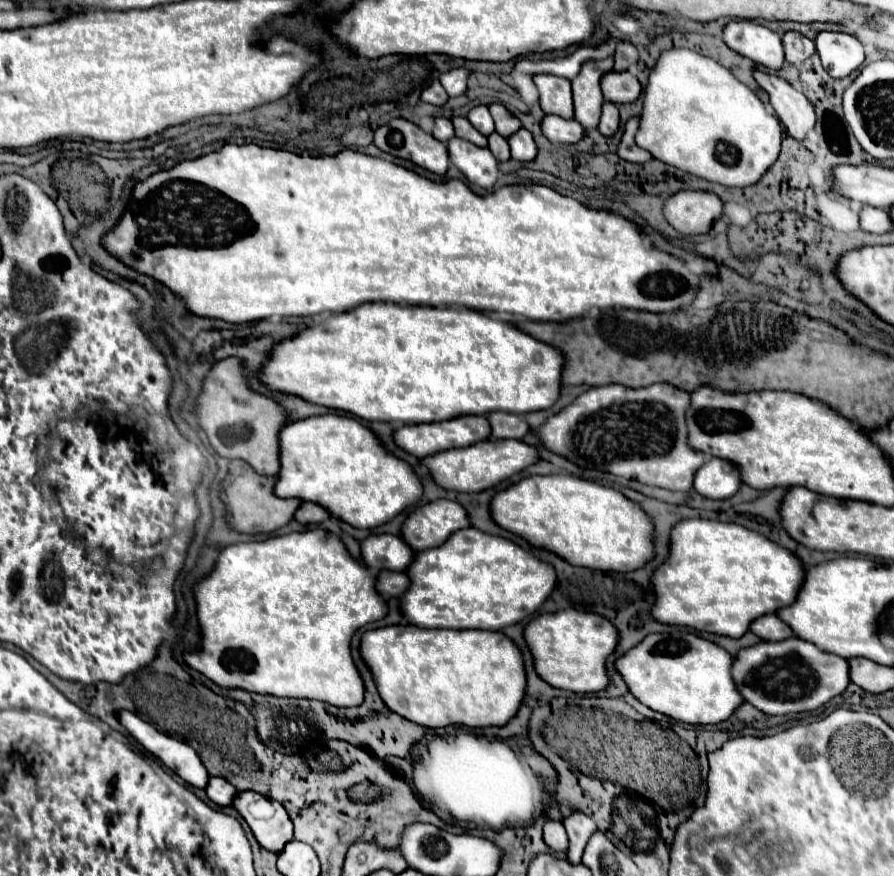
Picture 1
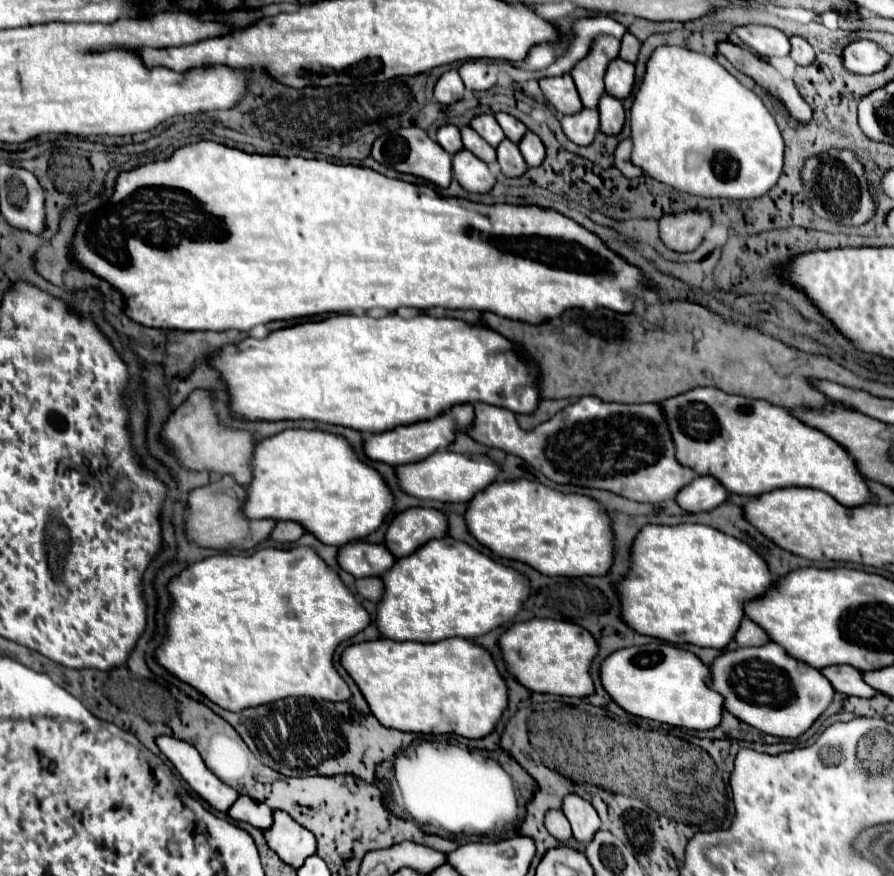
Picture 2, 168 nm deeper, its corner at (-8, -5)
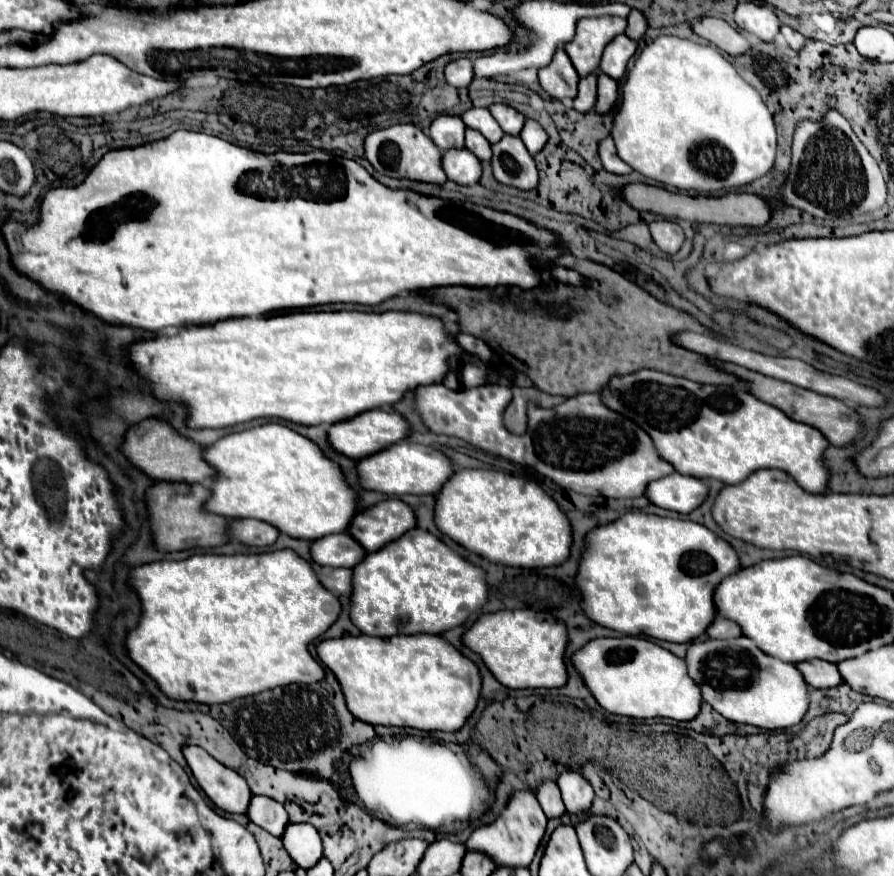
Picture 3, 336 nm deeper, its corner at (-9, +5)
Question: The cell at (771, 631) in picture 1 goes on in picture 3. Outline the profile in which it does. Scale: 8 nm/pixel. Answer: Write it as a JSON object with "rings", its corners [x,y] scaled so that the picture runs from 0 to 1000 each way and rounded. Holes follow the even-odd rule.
{"rings":[[[802,704],[802,709],[798,709],[798,713],[793,716],[791,725],[798,729],[822,729],[822,727],[829,727],[831,720],[822,709],[811,707],[811,704]]]}

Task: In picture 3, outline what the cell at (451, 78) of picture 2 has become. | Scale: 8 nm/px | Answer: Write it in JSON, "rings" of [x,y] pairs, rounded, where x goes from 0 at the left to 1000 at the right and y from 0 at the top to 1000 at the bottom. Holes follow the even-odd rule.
{"rings":[[[516,65],[509,67],[504,72],[500,72],[498,76],[498,92],[504,99],[522,99],[529,90],[529,76],[527,76],[527,67]]]}

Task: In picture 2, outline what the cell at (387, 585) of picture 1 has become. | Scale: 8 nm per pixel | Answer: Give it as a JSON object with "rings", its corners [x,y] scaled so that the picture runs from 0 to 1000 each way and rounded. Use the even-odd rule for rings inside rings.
{"rings":[[[409,659],[409,661],[398,661],[396,663],[396,670],[394,670],[394,677],[398,682],[405,682],[405,684],[412,684],[412,686],[423,686],[427,682],[427,663],[423,659]]]}

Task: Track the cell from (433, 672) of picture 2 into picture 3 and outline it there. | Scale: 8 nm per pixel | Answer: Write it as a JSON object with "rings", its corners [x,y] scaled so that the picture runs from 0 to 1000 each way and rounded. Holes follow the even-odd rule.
{"rings":[[[388,725],[359,732],[355,736],[355,745],[381,777],[390,812],[397,818],[404,818],[404,823],[413,823],[417,828],[444,828],[471,834],[513,834],[529,816],[538,798],[540,777],[536,761],[493,725],[442,725],[433,729]]]}

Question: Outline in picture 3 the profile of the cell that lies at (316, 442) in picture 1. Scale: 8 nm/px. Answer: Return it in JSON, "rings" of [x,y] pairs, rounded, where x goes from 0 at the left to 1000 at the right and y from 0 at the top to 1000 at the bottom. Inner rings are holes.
{"rings":[[[301,483],[270,494],[258,494],[234,508],[234,517],[229,517],[229,522],[234,522],[234,526],[238,526],[245,538],[245,545],[236,554],[238,567],[234,567],[234,581],[238,581],[238,586],[247,586],[252,590],[301,595],[314,608],[348,618],[388,606],[399,586],[402,561],[388,551],[381,531],[364,522],[364,517],[352,503],[339,499],[337,494],[319,485]]]}

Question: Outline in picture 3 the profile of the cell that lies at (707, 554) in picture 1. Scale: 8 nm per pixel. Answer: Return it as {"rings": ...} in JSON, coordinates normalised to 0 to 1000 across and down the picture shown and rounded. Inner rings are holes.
{"rings":[[[699,586],[695,592],[663,604],[657,613],[657,629],[645,654],[645,670],[654,682],[654,700],[670,713],[699,725],[726,725],[753,734],[771,734],[791,723],[800,709],[802,668],[829,650],[824,629],[784,597],[748,592],[726,586]]]}

